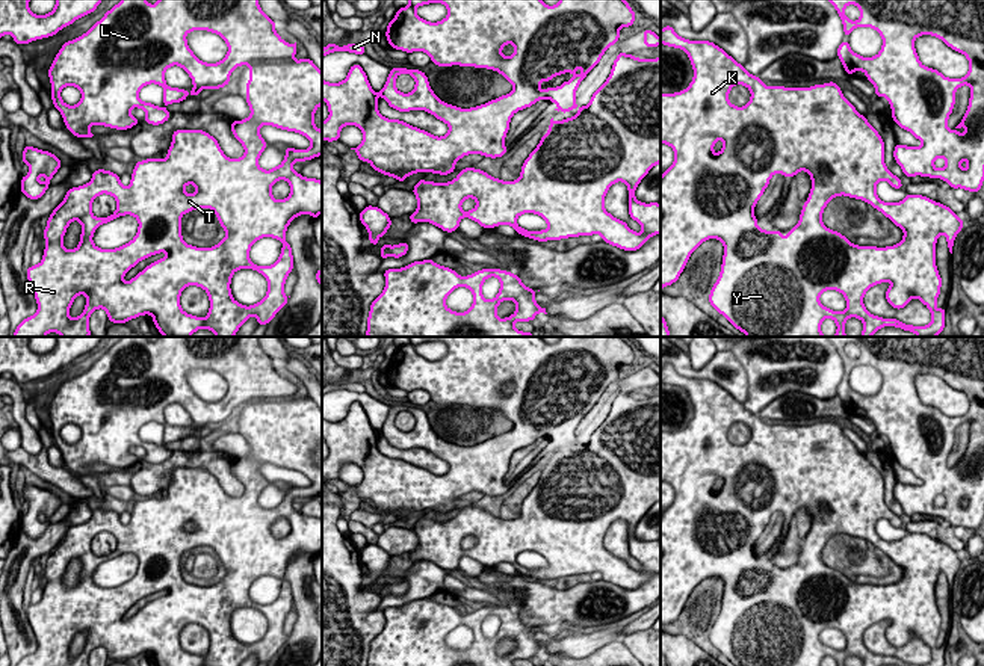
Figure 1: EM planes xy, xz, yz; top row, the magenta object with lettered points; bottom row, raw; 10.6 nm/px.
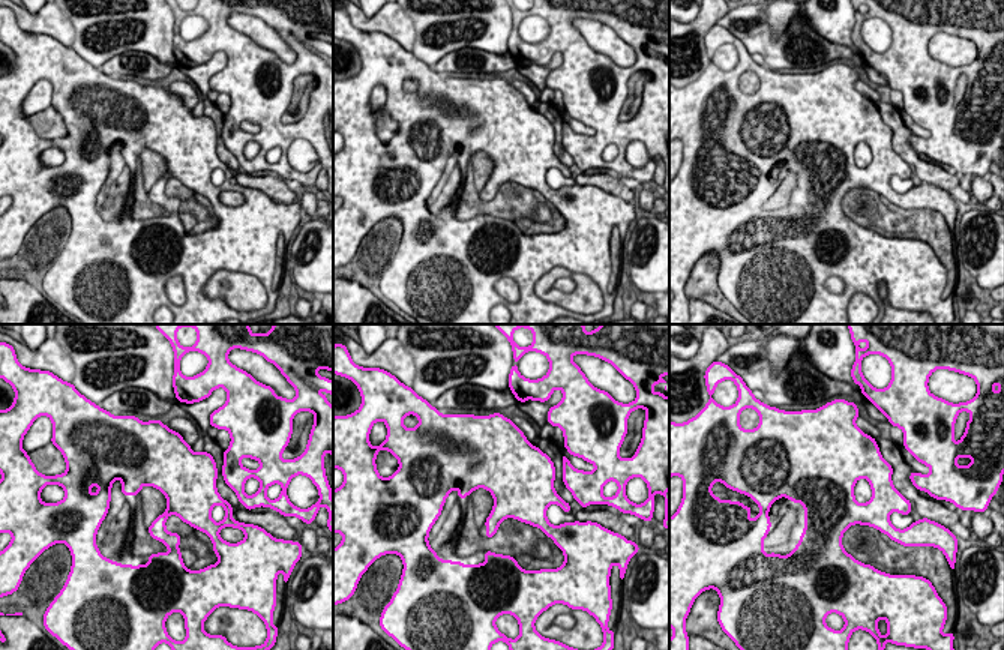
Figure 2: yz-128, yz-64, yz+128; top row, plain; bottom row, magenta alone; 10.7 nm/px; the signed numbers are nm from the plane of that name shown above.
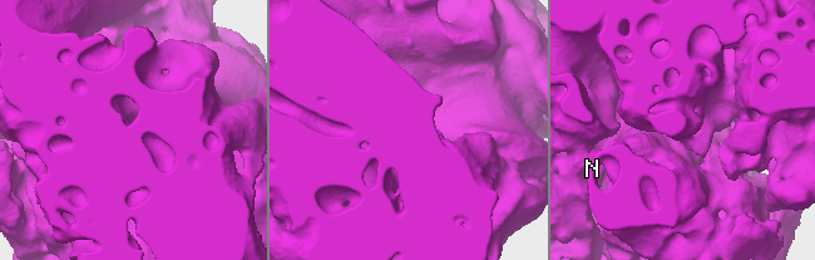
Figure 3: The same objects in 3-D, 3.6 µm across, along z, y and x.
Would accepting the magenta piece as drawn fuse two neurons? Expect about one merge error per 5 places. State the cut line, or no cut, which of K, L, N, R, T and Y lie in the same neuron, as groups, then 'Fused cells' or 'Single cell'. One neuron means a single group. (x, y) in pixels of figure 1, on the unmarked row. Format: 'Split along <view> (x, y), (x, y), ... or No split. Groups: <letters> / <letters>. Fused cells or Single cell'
No split. Groups: K L N R T Y. Single cell

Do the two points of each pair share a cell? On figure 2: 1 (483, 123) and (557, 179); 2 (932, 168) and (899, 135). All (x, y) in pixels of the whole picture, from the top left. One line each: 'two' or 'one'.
1: one
2: one

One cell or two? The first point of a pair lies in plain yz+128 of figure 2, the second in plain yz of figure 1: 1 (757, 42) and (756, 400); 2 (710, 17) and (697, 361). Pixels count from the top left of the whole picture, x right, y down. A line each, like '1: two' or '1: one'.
1: two
2: one

